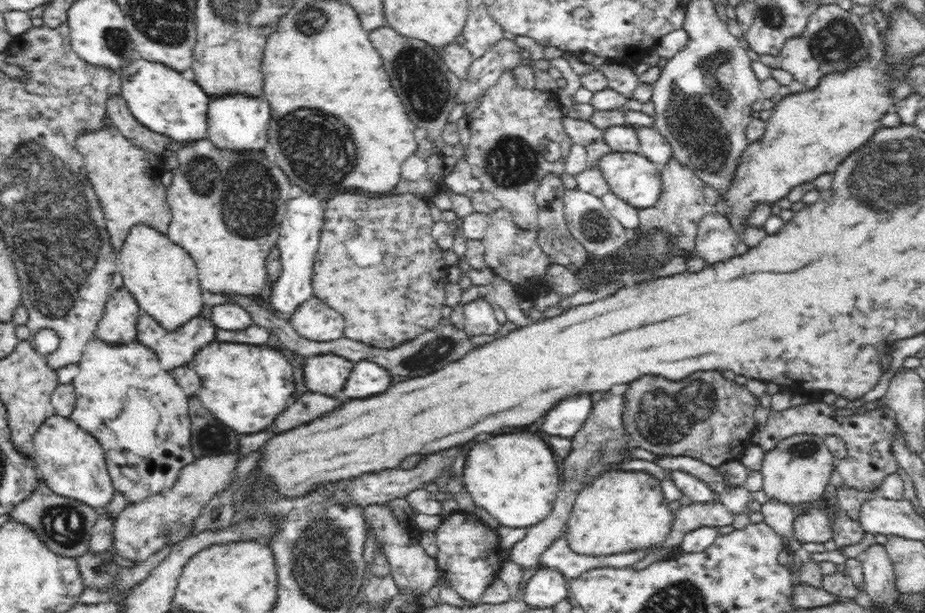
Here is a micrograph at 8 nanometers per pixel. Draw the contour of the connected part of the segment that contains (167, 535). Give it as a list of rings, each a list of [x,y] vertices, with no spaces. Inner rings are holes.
[[[230,452],[222,456],[195,458],[192,464],[184,465],[172,488],[123,508],[115,518],[112,548],[116,549],[118,556],[136,563],[148,560],[164,546],[182,542],[194,530],[200,510],[214,498],[216,492],[224,492],[236,480],[234,470],[238,460],[240,460],[238,454]]]

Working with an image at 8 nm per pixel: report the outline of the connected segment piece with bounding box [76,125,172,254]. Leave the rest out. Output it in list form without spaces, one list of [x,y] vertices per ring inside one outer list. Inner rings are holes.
[[[102,126],[95,131],[81,132],[76,148],[83,159],[83,173],[95,190],[97,200],[104,210],[112,247],[120,254],[128,231],[136,223],[144,223],[162,231],[168,230],[172,215],[167,201],[167,188],[160,181],[162,170],[157,170],[156,154],[132,144],[116,126]]]

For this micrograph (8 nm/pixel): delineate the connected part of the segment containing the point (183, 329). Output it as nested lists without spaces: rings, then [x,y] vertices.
[[[143,313],[137,322],[136,326],[136,340],[140,343],[144,343],[146,346],[152,348],[152,351],[158,355],[159,364],[165,372],[172,372],[177,366],[182,364],[188,364],[192,360],[193,356],[204,345],[210,344],[214,341],[216,336],[216,328],[214,322],[210,322],[208,318],[202,318],[202,316],[192,317],[189,321],[186,321],[180,328],[175,331],[168,331],[164,327],[160,326],[160,323],[156,321],[149,314]]]

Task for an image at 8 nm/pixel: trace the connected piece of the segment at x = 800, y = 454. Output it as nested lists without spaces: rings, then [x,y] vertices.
[[[805,434],[785,438],[764,454],[759,470],[763,476],[762,490],[770,500],[788,506],[799,506],[804,502],[818,500],[830,482],[830,474],[836,466],[836,460],[826,446],[824,437]]]

